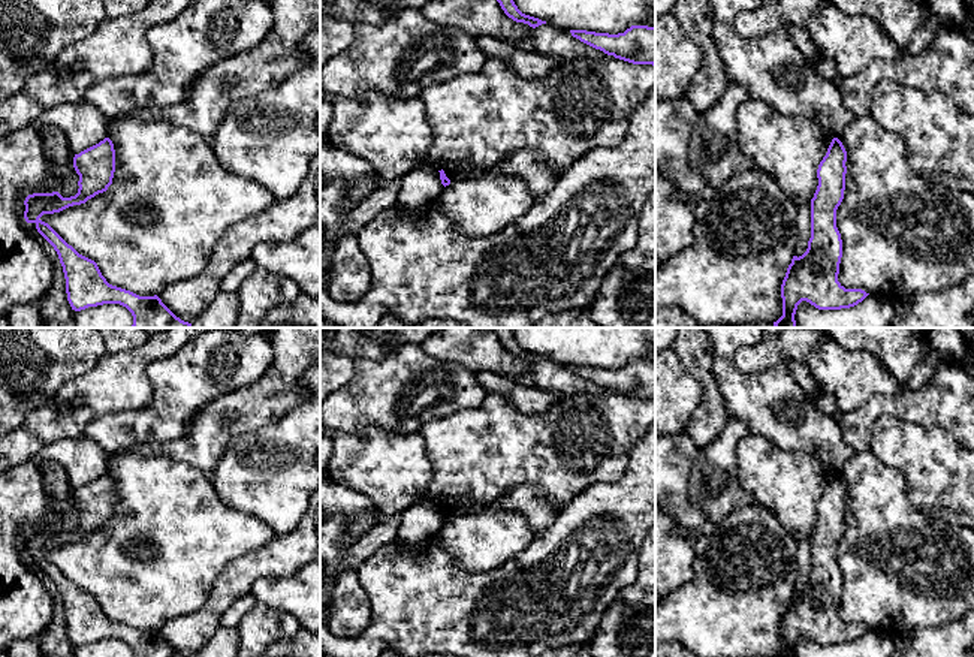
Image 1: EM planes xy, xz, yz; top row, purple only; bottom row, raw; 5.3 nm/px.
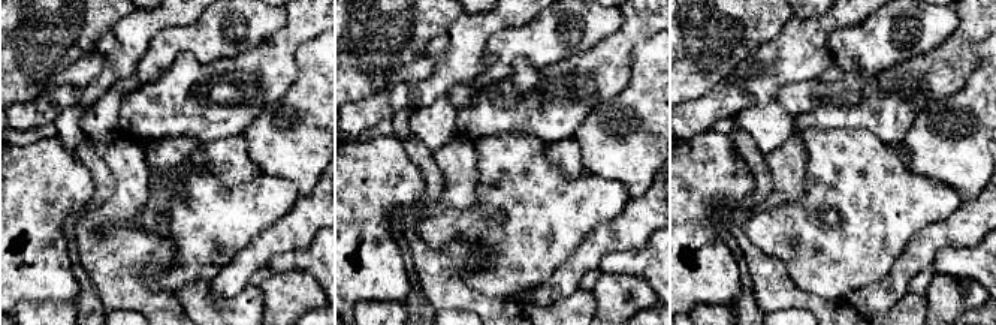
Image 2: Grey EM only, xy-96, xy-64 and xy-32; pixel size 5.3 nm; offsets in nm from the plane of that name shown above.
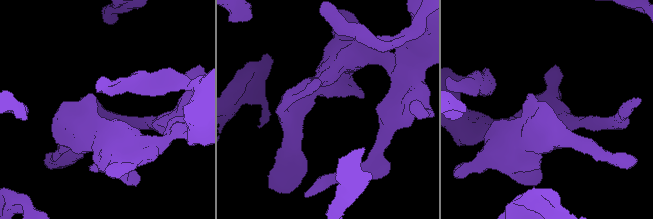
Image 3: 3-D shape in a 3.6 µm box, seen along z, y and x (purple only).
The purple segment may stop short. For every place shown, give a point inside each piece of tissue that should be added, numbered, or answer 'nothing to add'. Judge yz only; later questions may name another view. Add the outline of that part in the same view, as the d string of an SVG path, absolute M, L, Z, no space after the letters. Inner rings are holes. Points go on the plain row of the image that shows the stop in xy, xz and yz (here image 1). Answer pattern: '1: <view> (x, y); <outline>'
nothing to add

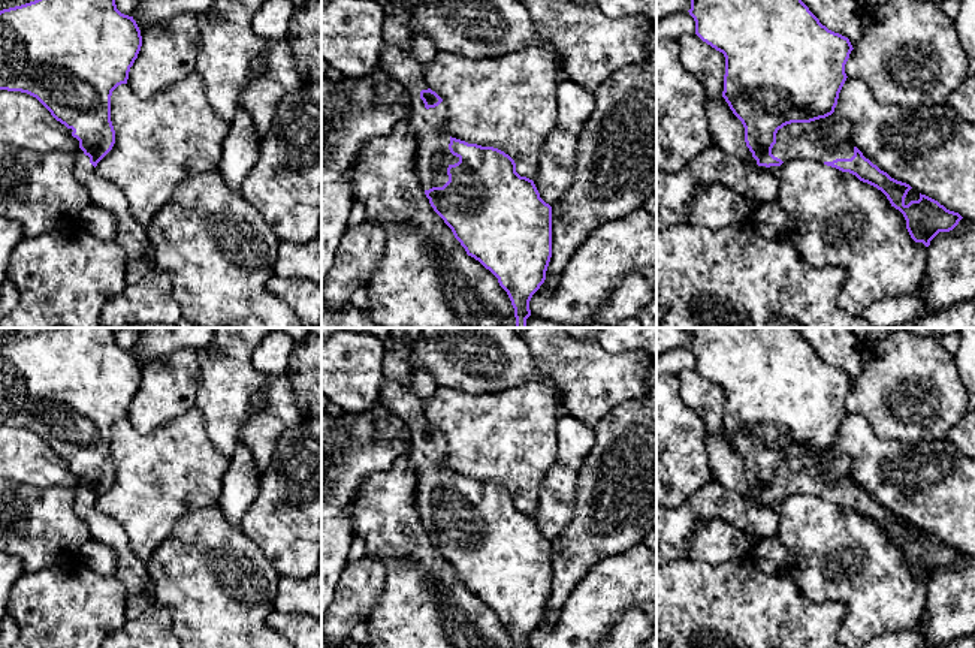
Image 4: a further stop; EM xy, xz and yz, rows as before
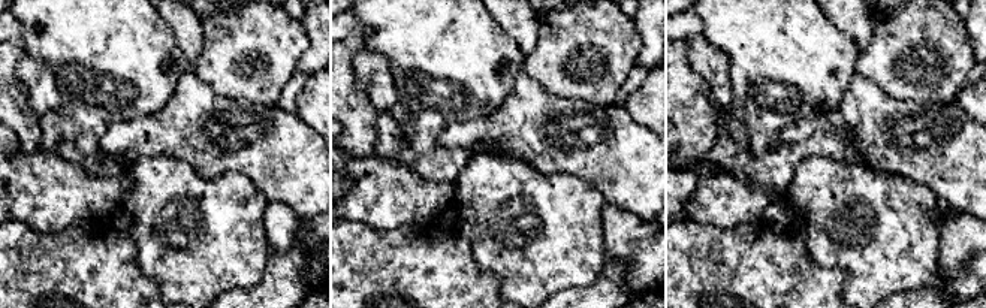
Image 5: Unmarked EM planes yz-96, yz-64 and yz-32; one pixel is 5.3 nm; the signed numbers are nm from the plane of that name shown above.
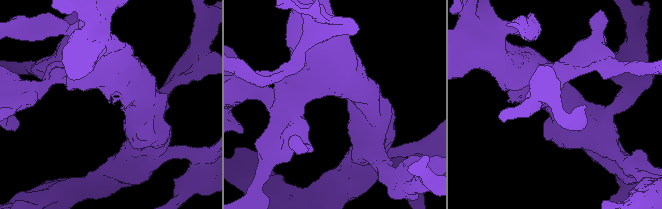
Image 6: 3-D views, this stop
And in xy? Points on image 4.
1: xy (130, 570); M81 483L75 488L73 510L87 522L91 539L115 552L115 576L127 590L126 617L136 620L156 603L154 584L148 575L147 563L132 552L123 525L109 515L99 512L90 498L90 492Z

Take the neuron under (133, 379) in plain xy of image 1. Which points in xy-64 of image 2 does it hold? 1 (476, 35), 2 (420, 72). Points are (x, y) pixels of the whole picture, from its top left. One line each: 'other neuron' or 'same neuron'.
1: same neuron
2: other neuron

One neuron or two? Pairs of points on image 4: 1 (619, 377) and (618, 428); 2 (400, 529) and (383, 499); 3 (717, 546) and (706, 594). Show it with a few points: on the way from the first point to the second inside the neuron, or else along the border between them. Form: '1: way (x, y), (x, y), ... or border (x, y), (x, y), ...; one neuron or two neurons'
1: border (640, 395), (616, 404), (592, 427); two neurons
2: way (392, 521), (385, 514), (385, 506); one neuron
3: border (746, 555), (718, 564), (706, 564), (688, 558); two neurons

